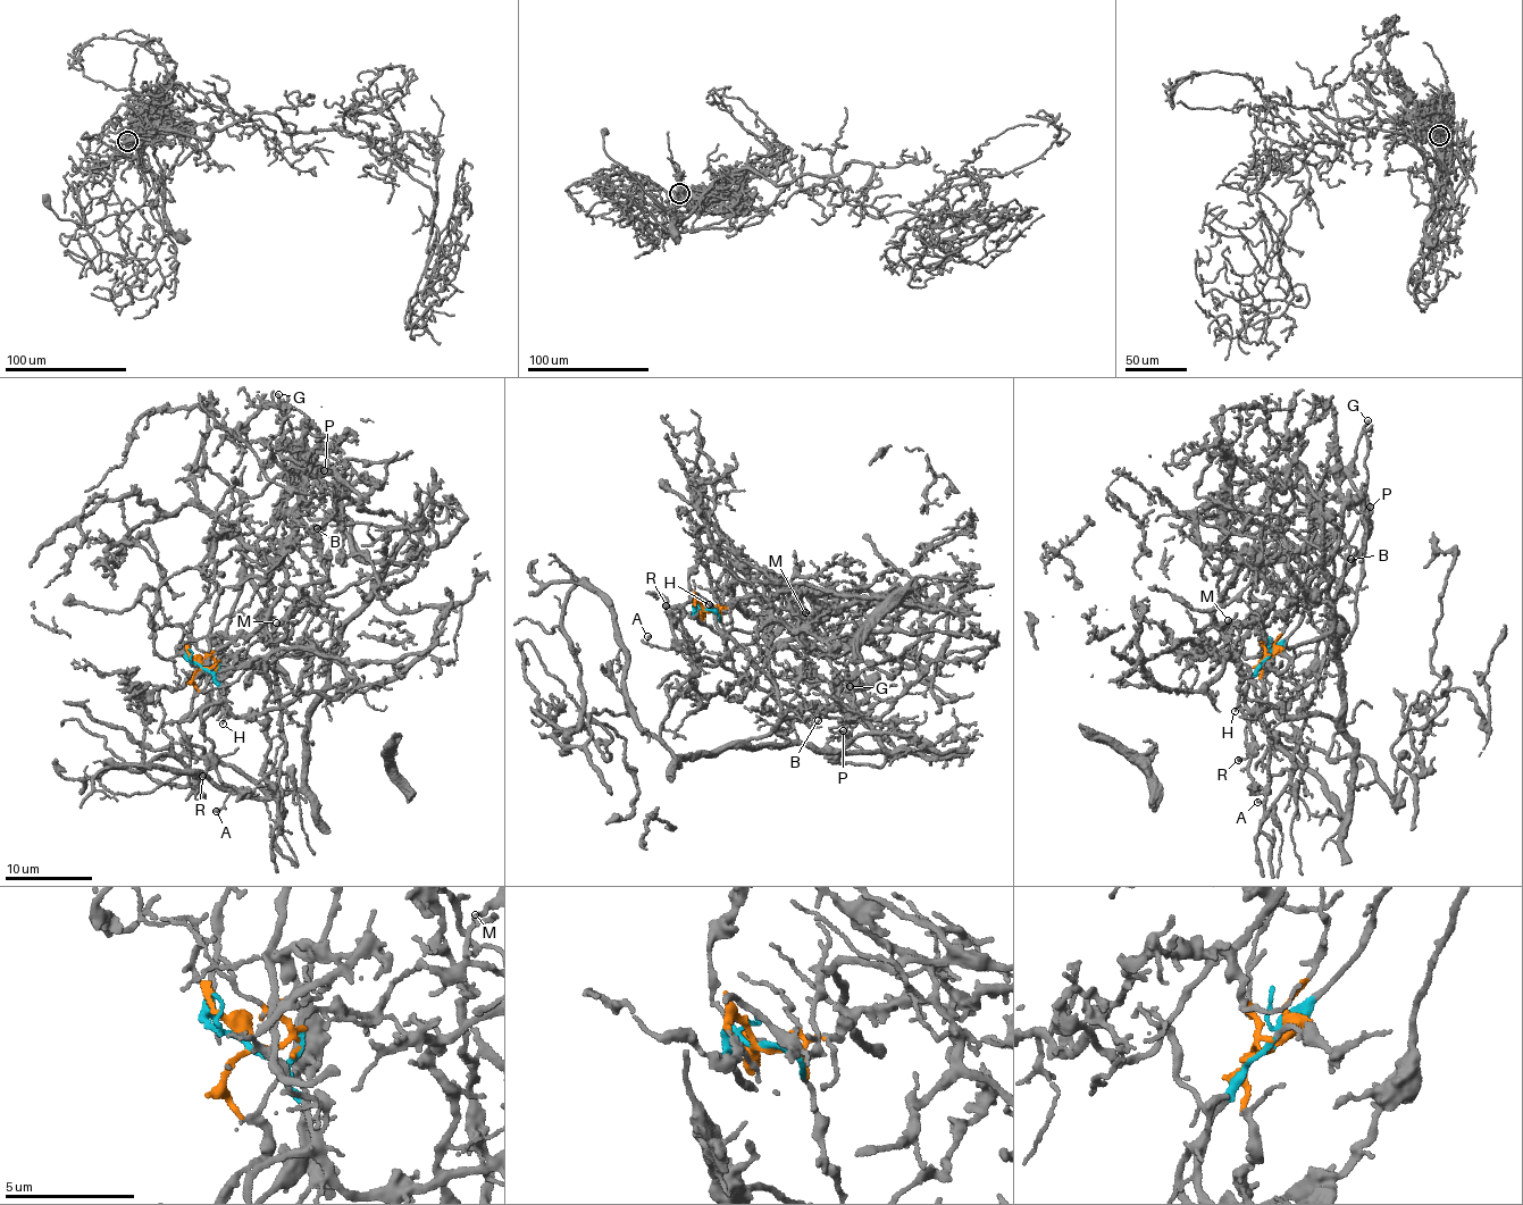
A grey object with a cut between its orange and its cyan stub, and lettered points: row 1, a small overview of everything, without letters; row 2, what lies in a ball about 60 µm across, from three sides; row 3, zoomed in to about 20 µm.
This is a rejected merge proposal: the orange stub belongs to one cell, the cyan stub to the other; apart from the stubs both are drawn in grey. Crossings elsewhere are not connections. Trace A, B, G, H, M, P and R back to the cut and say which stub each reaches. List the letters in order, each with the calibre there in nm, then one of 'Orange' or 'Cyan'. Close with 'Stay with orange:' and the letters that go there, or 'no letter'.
A: Thickness 100 nm. Cyan
B: Thickness 90 nm. Cyan
G: Thickness 200 nm. Cyan
H: Thickness 120 nm. Cyan
M: Thickness 160 nm. Orange
P: Thickness 130 nm. Cyan
R: Thickness 150 nm. Cyan
Stay with orange: M

